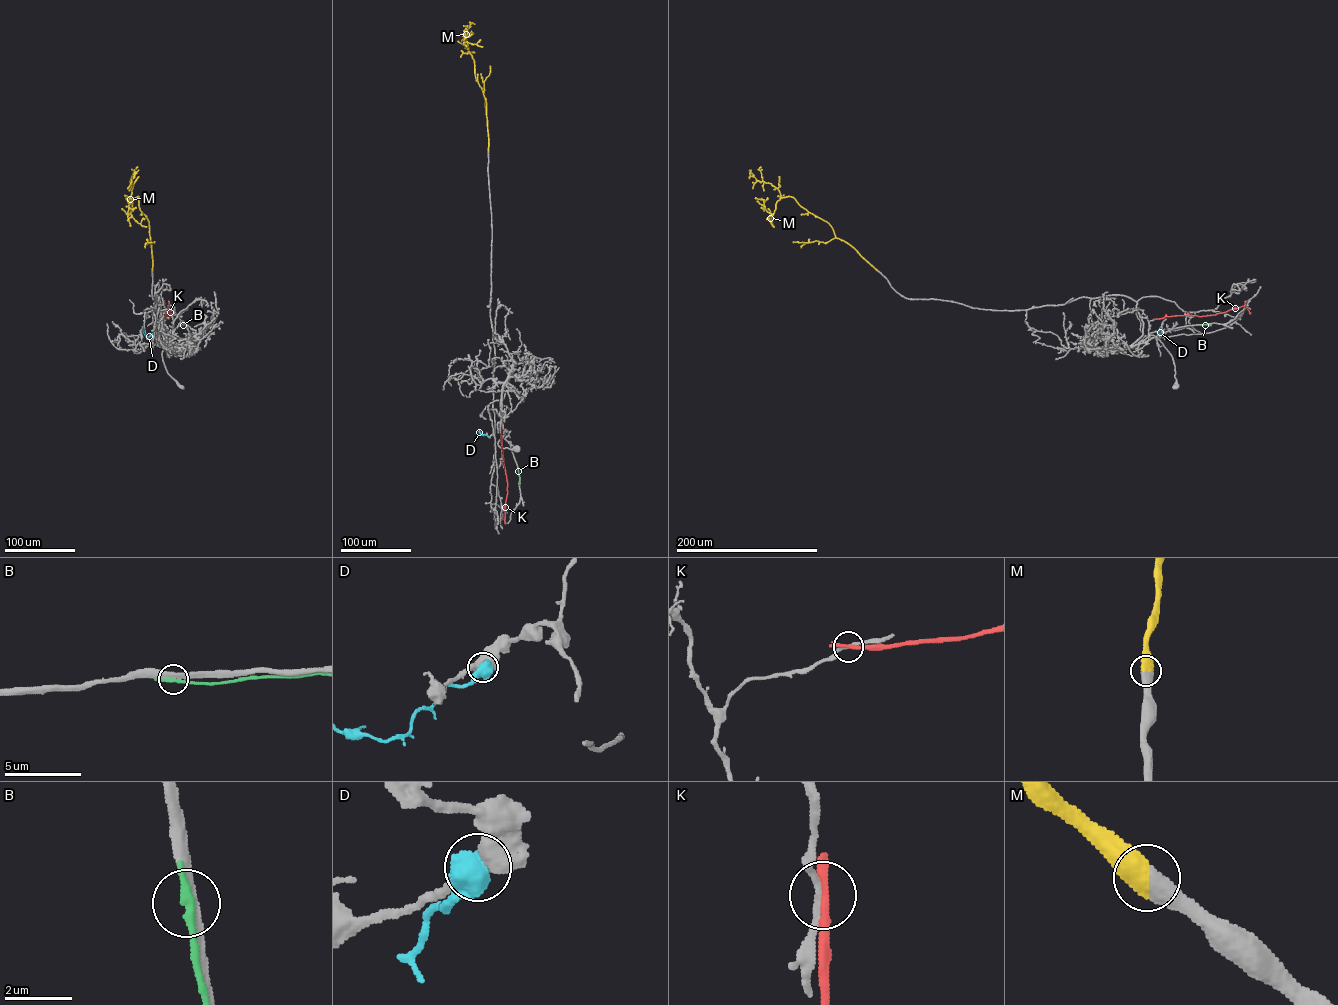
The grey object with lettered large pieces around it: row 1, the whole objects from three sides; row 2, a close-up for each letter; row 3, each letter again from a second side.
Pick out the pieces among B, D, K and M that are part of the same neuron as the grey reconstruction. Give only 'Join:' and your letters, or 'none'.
Join: M

